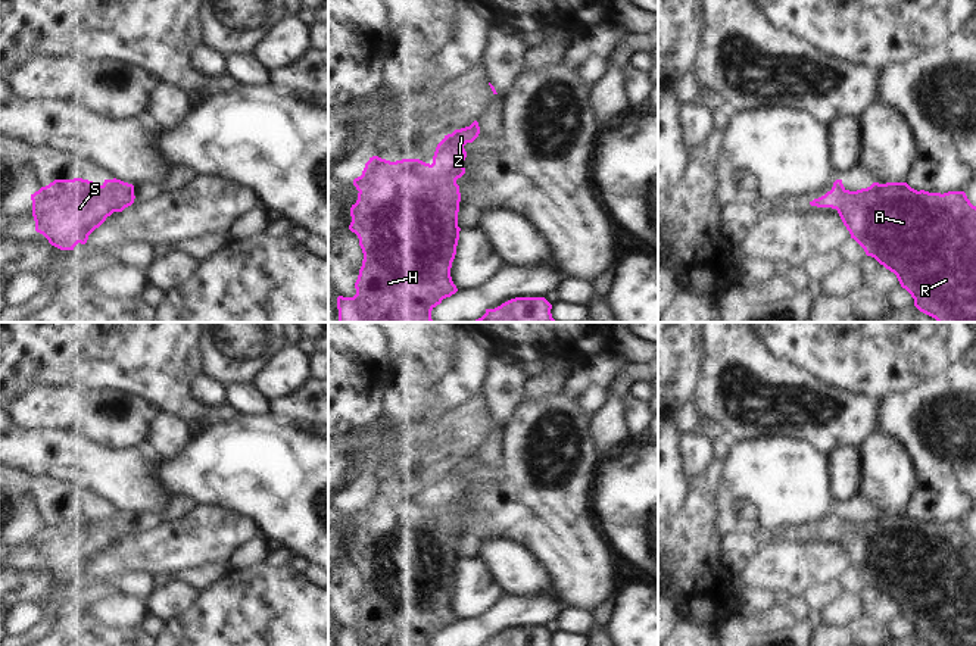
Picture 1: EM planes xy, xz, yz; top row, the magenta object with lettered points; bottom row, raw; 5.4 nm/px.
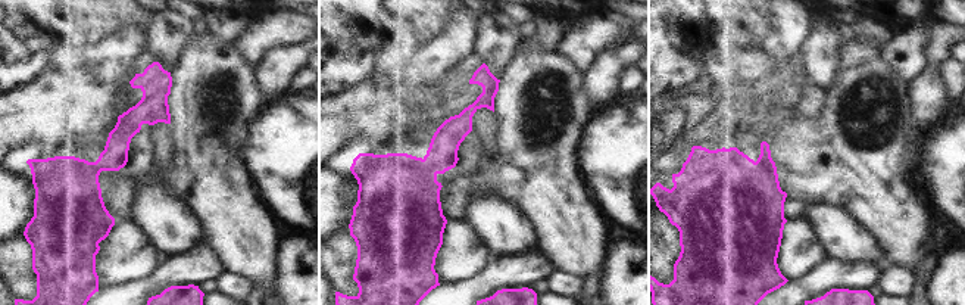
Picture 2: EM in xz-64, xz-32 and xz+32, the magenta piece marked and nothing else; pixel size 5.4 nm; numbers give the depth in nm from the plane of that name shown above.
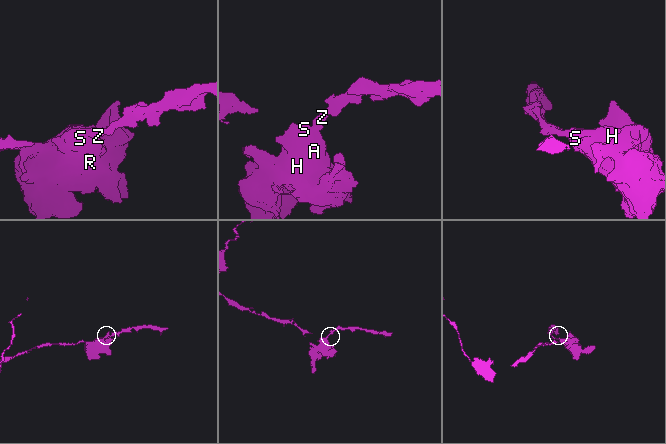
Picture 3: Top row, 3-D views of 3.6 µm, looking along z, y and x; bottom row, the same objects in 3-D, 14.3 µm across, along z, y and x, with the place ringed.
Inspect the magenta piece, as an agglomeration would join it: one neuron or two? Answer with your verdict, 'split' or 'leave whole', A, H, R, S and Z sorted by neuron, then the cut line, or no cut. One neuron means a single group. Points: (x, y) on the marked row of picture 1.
leave whole; A H R S Z; no cut

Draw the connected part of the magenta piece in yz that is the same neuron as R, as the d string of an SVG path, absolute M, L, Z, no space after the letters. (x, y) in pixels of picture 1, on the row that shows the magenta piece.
M836 180L830 191L818 199L814 199L810 205L836 209L844 225L849 231L851 238L854 238L864 249L867 256L874 258L880 265L897 275L901 287L911 294L914 299L914 306L920 312L935 318L938 322L976 322L976 206L970 203L964 191L948 191L944 194L929 193L924 190L917 191L907 182L873 182L867 188L849 191L844 187L842 180Z

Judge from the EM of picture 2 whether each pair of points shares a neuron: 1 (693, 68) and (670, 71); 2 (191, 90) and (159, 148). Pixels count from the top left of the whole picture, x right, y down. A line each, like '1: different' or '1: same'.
1: same
2: different

